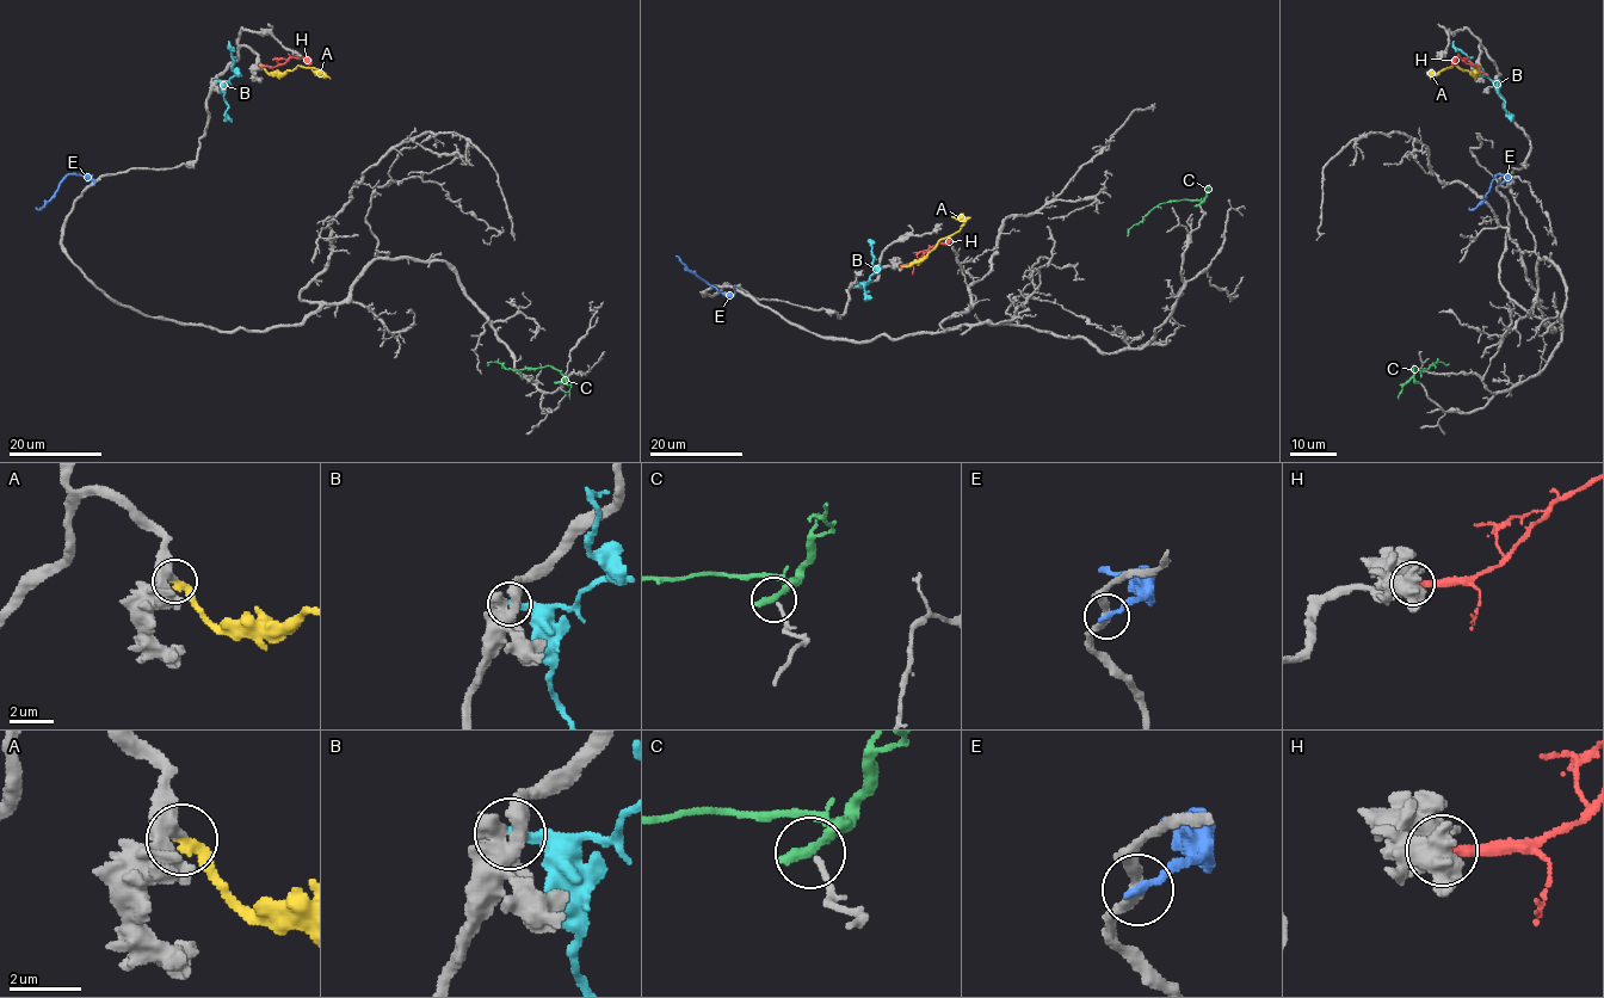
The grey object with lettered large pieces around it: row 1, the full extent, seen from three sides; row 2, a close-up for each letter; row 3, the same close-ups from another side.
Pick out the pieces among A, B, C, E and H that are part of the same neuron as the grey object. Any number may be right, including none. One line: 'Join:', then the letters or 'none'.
Join: A

